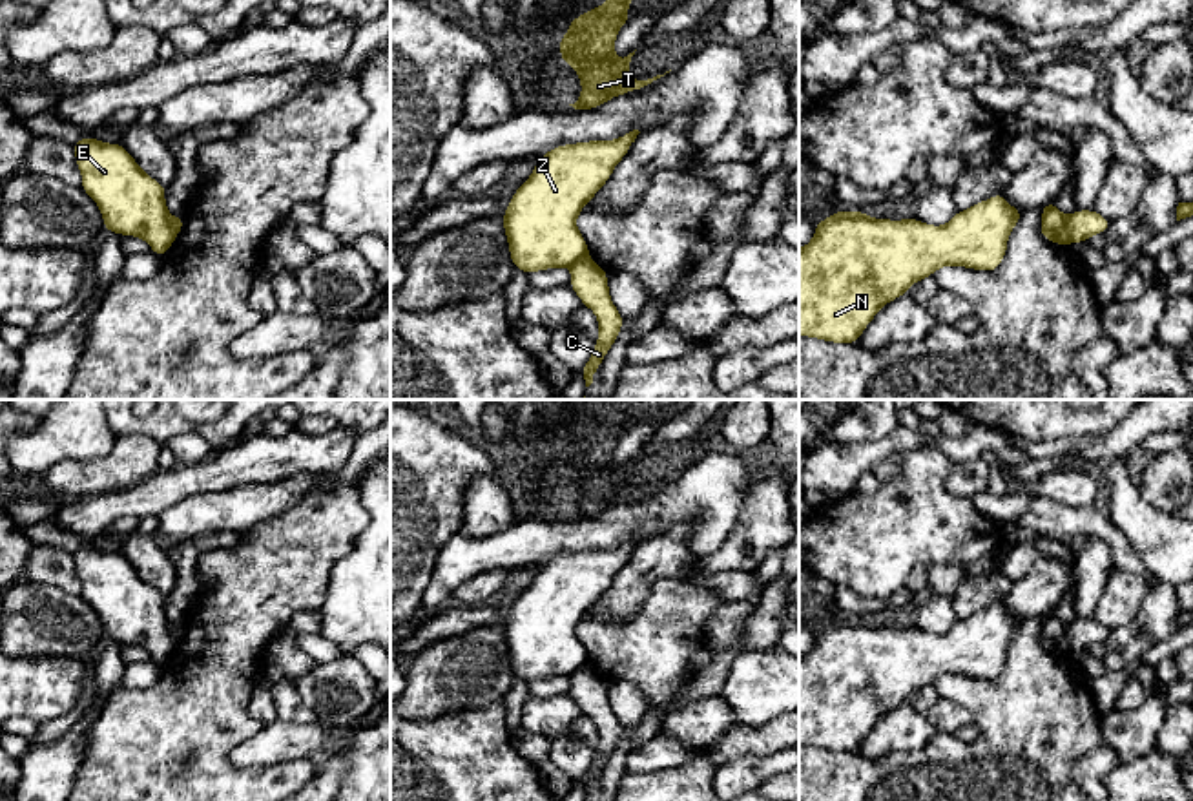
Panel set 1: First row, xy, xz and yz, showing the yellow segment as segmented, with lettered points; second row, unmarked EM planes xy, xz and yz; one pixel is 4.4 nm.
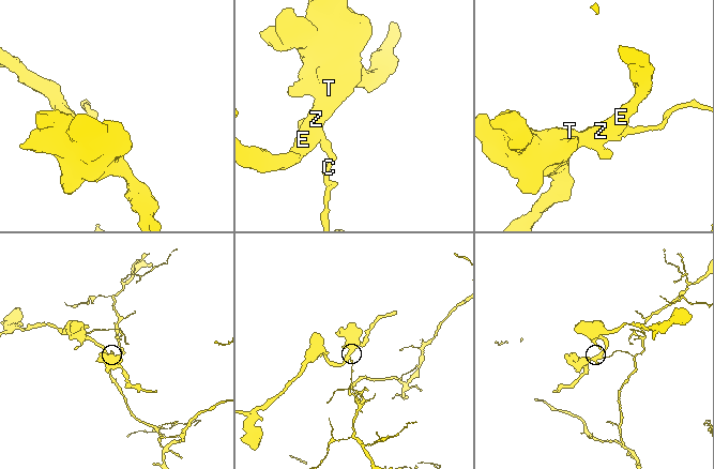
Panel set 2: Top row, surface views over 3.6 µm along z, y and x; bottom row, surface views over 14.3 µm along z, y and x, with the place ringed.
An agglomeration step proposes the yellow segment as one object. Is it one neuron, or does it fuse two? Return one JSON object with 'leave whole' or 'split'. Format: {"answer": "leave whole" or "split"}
{"answer": "split"}

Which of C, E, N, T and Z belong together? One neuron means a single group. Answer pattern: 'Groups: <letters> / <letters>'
Groups: C / E N T Z

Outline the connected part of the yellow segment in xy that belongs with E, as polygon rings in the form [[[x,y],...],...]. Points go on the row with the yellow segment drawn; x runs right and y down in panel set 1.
[[[82,137],[73,150],[82,173],[80,188],[100,208],[104,230],[140,237],[164,257],[175,241],[166,188],[122,144]]]

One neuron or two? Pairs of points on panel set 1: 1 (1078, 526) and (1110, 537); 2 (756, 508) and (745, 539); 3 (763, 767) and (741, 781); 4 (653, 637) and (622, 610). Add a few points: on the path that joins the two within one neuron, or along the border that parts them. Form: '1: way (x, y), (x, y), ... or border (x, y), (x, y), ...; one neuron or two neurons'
1: way (1086, 526), (1099, 526), (1102, 530); one neuron
2: way (756, 515), (756, 528), (752, 531); one neuron
3: way (757, 770), (746, 776); one neuron
4: border (655, 582), (624, 621), (591, 610); two neurons

